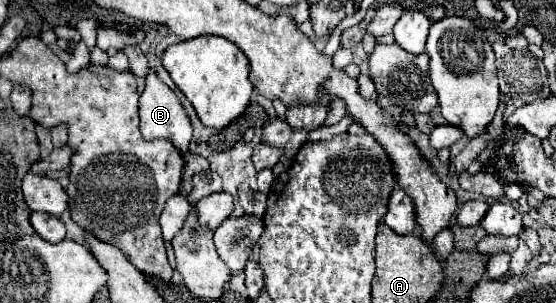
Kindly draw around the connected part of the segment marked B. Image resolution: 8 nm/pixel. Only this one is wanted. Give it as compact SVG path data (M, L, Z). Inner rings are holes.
M154 71L148 73L146 77L146 87L140 95L140 131L144 139L170 139L182 153L188 151L188 143L192 139L192 125L190 119L182 107L182 103L178 101L178 97L172 93L172 89L168 85L164 85Z

